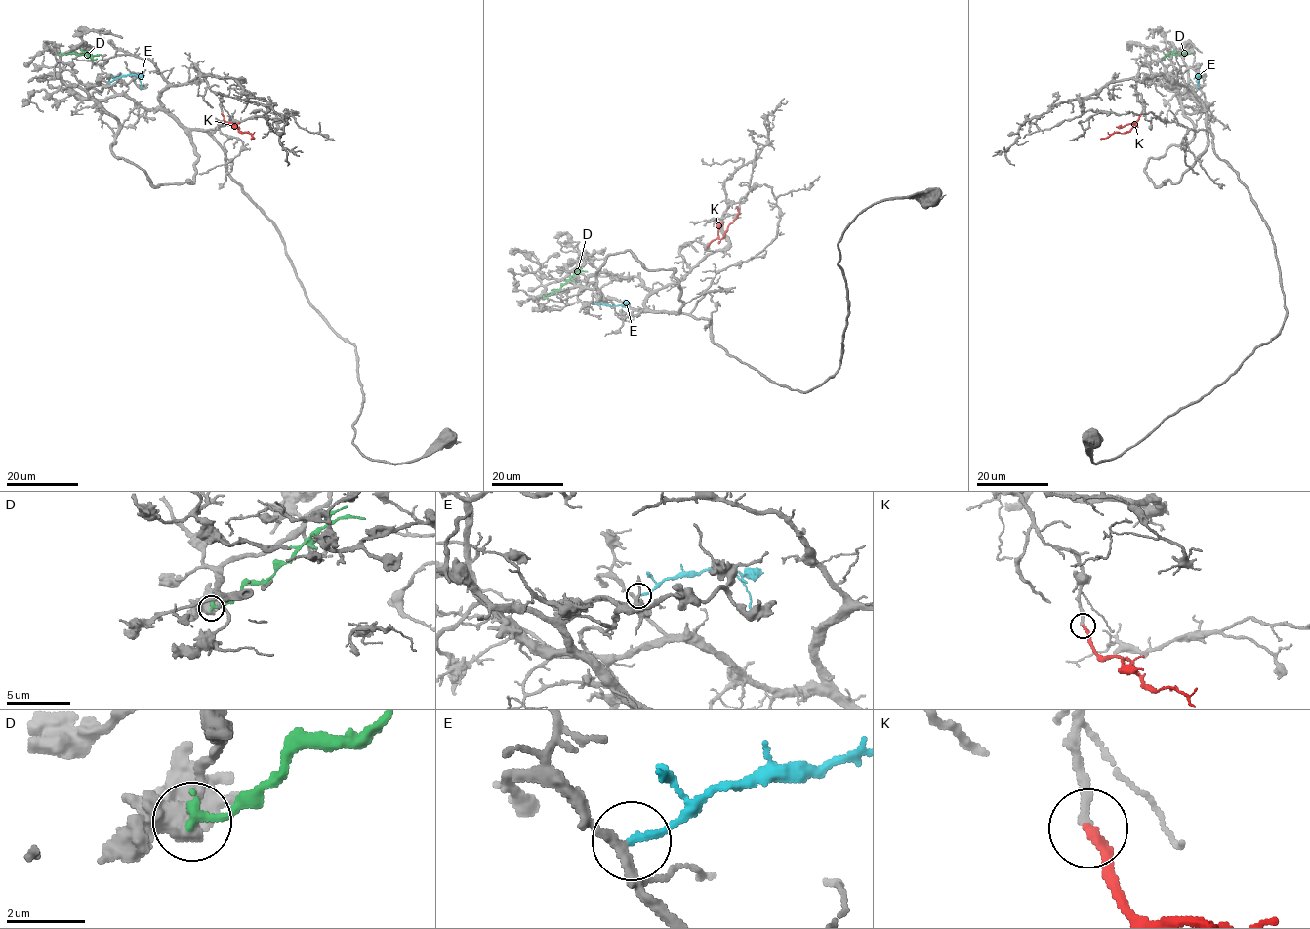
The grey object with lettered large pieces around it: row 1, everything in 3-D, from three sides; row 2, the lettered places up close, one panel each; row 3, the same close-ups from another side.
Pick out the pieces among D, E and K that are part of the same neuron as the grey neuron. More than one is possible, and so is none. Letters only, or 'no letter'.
E, K

